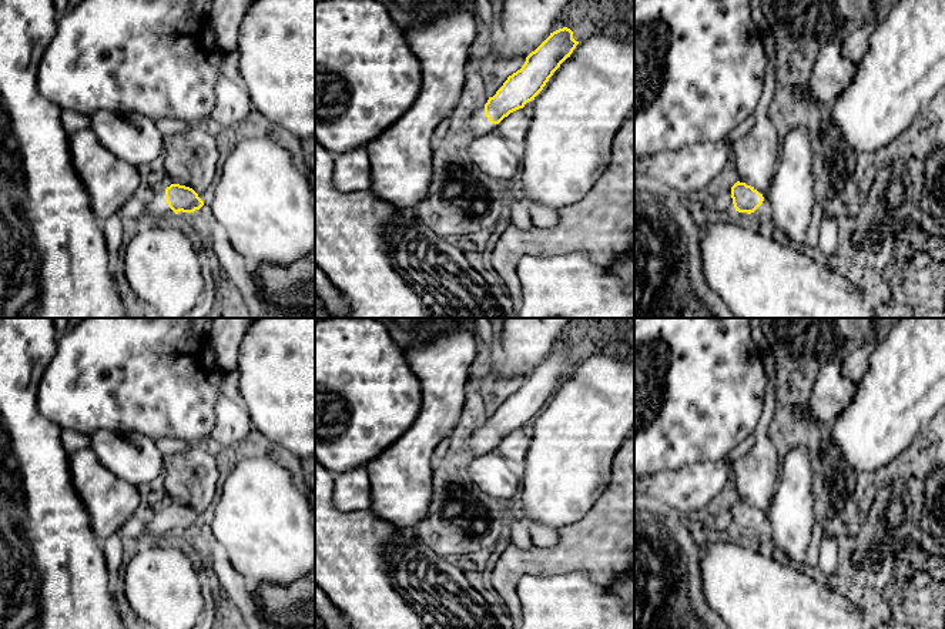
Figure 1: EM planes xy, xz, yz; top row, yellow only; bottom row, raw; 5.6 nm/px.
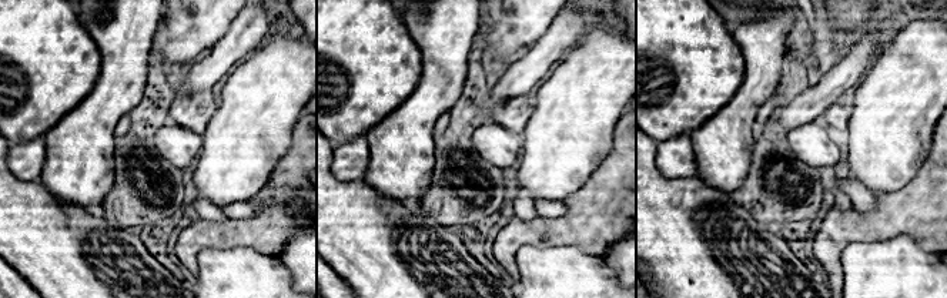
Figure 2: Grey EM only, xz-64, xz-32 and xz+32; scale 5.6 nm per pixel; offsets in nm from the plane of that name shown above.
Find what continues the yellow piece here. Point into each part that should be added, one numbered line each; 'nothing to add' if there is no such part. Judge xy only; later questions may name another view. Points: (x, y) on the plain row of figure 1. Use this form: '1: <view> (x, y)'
1: xy (157, 529)

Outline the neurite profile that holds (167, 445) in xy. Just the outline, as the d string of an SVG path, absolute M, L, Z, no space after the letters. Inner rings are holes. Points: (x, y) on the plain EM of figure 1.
M160 438L155 444L164 455L182 454L190 448L190 444L177 438Z

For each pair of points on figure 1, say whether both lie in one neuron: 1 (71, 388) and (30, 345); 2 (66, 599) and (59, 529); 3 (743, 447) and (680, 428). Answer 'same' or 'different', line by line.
1: different
2: same
3: different

